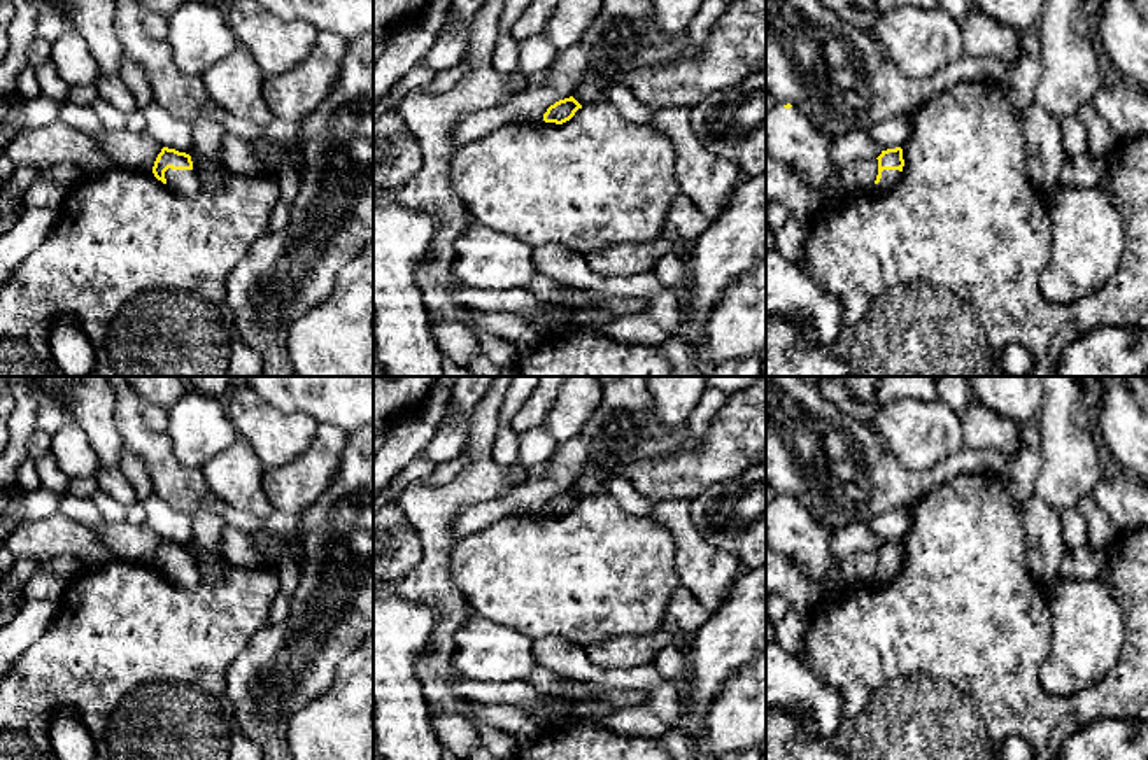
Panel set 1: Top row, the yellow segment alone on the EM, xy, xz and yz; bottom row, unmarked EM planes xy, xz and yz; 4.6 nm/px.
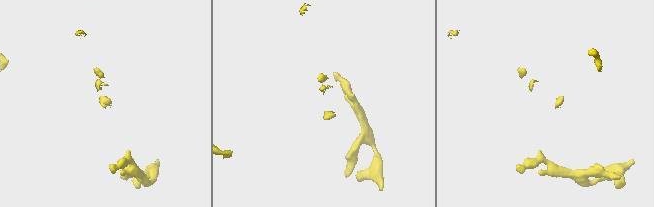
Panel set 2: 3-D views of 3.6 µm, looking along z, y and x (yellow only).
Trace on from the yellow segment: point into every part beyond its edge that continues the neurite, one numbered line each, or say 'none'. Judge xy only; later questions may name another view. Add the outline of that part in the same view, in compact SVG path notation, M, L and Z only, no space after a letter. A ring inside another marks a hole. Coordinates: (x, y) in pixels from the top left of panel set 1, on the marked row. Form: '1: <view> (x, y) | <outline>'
1: xy (181, 181) | M172 170L165 172L167 186L179 194L196 194L202 187L193 170Z

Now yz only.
1: yz (889, 177) | M883 170L880 182L875 184L869 191L873 194L887 193L892 186L896 186L896 182L899 180L901 173L903 172L899 172L899 170Z

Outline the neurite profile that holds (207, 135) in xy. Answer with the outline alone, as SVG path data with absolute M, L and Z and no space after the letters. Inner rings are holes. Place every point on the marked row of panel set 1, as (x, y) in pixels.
M198 117L193 123L193 152L209 154L216 163L221 163L224 128L207 117Z

